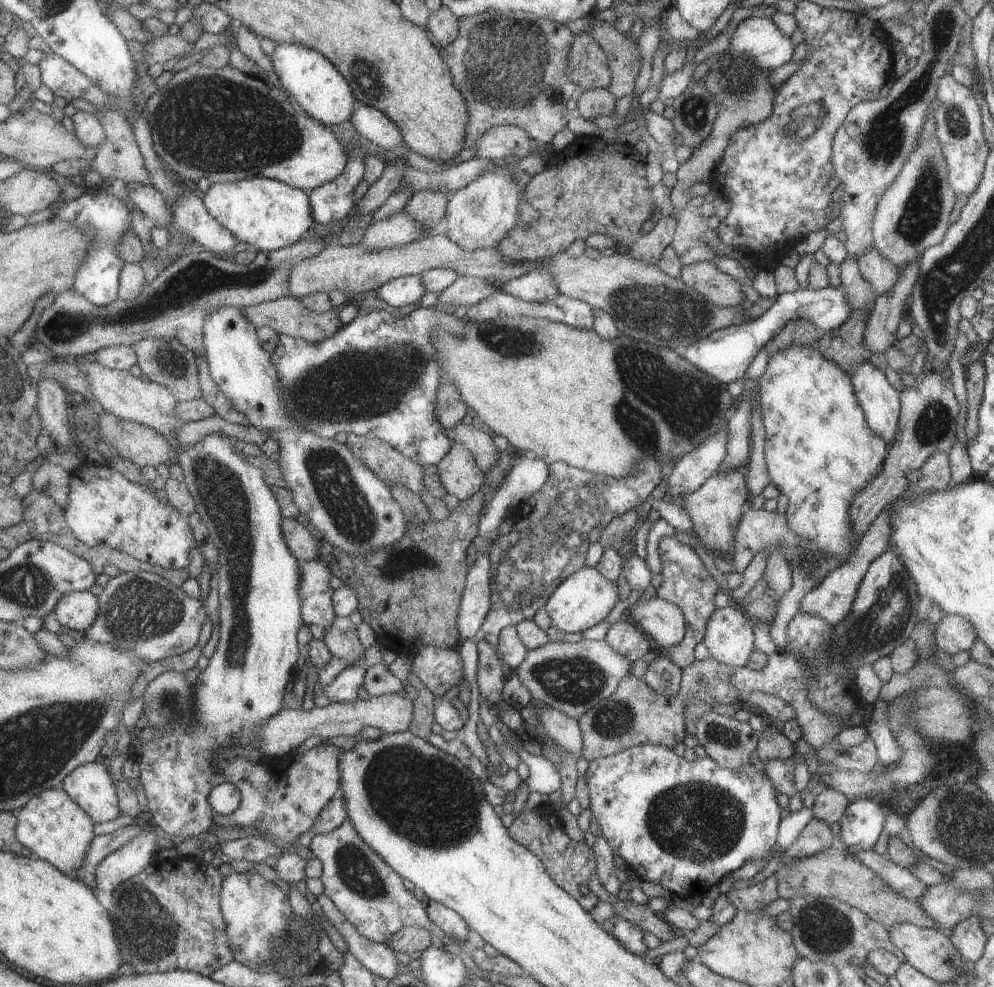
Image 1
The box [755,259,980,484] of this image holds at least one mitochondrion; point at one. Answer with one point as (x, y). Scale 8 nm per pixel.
(935, 421)

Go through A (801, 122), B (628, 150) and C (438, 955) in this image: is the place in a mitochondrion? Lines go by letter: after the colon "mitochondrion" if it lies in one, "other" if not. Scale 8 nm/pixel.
A: mitochondrion
B: other
C: other

